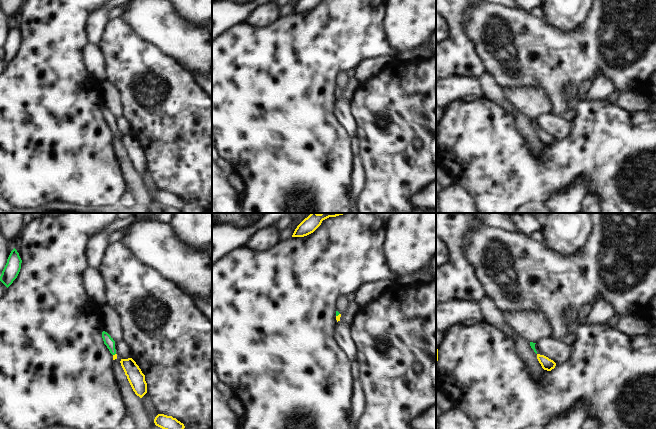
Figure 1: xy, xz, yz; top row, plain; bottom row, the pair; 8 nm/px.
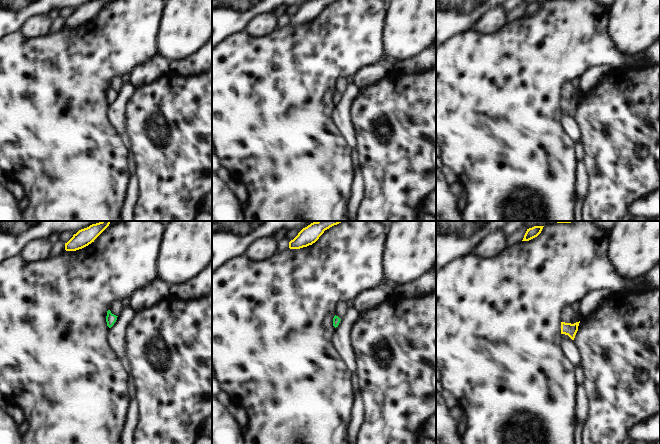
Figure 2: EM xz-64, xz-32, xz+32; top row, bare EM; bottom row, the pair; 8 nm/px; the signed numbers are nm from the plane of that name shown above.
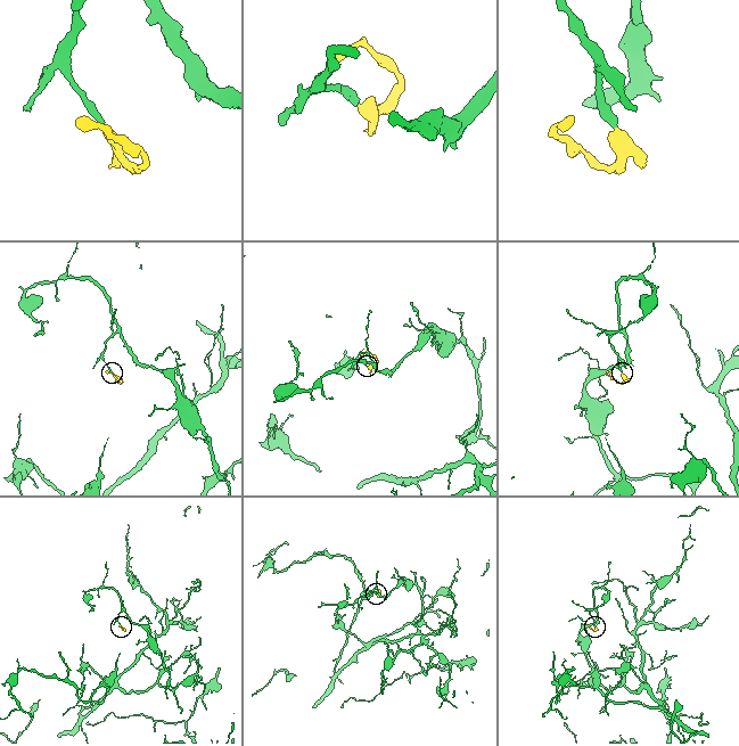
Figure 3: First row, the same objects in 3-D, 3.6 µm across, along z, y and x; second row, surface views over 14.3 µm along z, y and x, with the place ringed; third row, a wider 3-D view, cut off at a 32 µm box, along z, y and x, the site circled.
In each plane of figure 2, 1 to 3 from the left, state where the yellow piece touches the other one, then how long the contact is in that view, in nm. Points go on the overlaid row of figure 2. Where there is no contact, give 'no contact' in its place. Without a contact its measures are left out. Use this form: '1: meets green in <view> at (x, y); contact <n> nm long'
1: no contact
2: no contact
3: no contact

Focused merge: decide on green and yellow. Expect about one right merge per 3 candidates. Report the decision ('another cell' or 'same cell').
same cell

